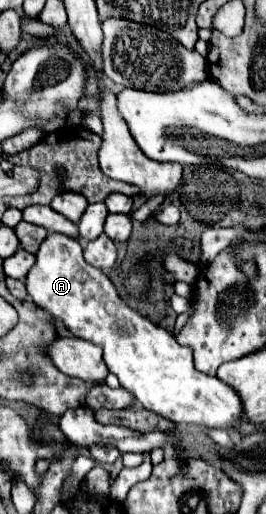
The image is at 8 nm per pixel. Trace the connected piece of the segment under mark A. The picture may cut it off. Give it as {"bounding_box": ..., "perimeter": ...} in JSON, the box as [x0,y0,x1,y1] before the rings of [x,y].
{"bounding_box":[25,233,241,429],"perimeter":[[[49,233],[49,239],[41,243],[35,255],[35,265],[25,277],[25,287],[37,307],[63,321],[75,337],[87,339],[103,349],[107,369],[117,375],[121,387],[145,409],[181,425],[197,423],[223,429],[241,421],[237,393],[217,377],[197,371],[189,347],[179,345],[167,329],[131,309],[119,297],[109,277],[83,259],[83,249],[77,239]]]}

